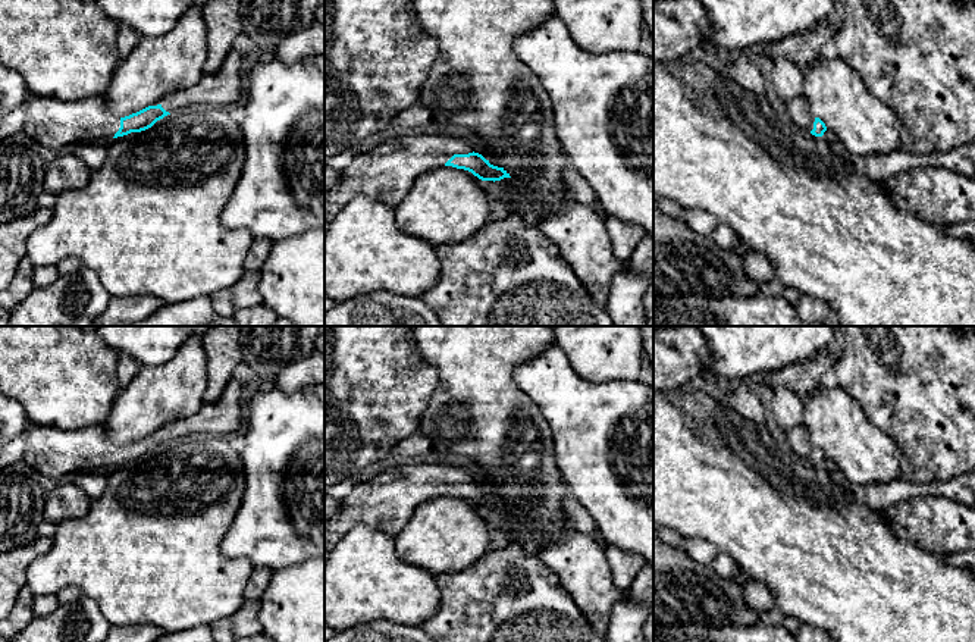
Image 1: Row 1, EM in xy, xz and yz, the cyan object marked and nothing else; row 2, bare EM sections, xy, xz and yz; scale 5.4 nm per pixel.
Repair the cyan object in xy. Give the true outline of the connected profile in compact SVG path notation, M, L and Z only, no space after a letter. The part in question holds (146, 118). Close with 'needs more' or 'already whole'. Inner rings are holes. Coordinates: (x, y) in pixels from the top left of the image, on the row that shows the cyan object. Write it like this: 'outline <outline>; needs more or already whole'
outline M229 51L216 73L204 73L192 87L167 94L160 104L117 118L104 95L63 101L51 97L31 97L23 134L48 148L91 141L109 141L151 128L170 113L191 110L220 112L244 100L242 78L248 59Z; needs more

